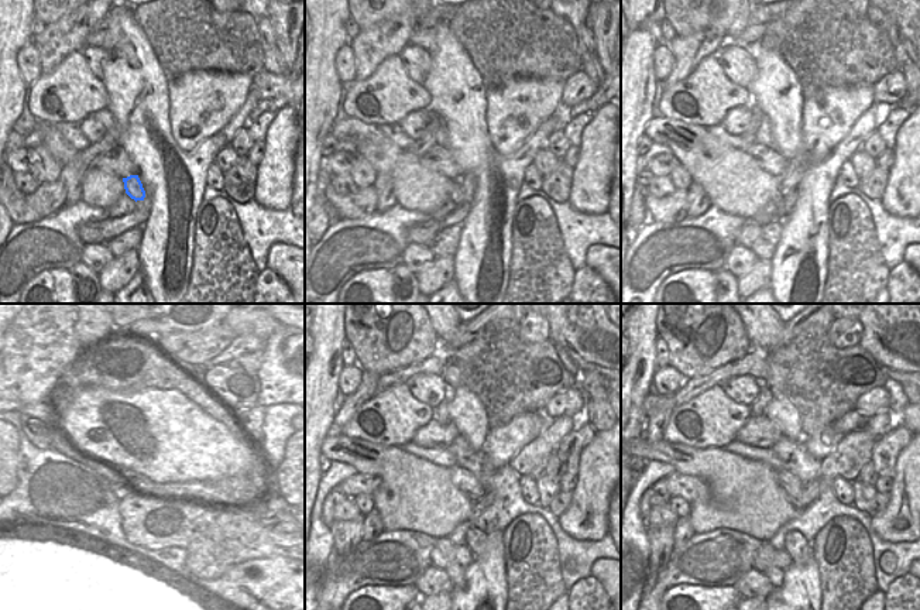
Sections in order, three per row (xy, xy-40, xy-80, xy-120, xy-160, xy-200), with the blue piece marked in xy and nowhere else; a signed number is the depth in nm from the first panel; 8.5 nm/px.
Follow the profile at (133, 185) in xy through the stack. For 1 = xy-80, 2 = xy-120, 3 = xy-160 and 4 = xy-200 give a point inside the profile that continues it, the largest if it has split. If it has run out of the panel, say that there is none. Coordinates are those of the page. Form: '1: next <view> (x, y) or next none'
1: next xy-80 (790, 199)
2: next xy-120 (155, 531)
3: next xy-160 (476, 538)
4: next xy-200 (800, 549)

